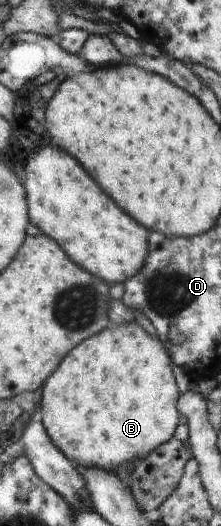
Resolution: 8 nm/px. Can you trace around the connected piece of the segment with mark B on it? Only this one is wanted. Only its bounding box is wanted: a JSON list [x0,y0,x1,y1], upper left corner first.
[38,321,180,471]

